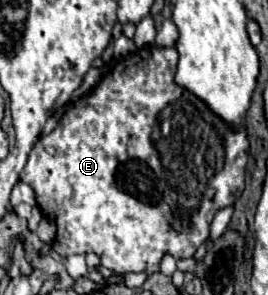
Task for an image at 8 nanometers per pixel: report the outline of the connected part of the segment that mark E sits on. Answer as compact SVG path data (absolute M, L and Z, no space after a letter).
M149 46L149 48L137 50L135 54L117 62L85 98L75 102L71 108L67 108L51 134L41 136L35 142L35 146L29 154L29 160L21 172L21 182L29 184L35 190L37 204L39 204L41 212L57 224L57 236L55 236L51 248L59 256L95 252L101 258L101 264L117 274L145 272L145 270L159 272L159 262L165 252L169 252L175 260L193 258L195 250L203 244L205 238L209 238L209 224L211 224L215 212L221 208L233 206L235 200L241 196L241 192L245 188L245 168L247 168L247 156L249 156L247 128L227 124L203 100L199 100L189 90L177 86L173 80L175 66L177 66L177 50L175 48Z

